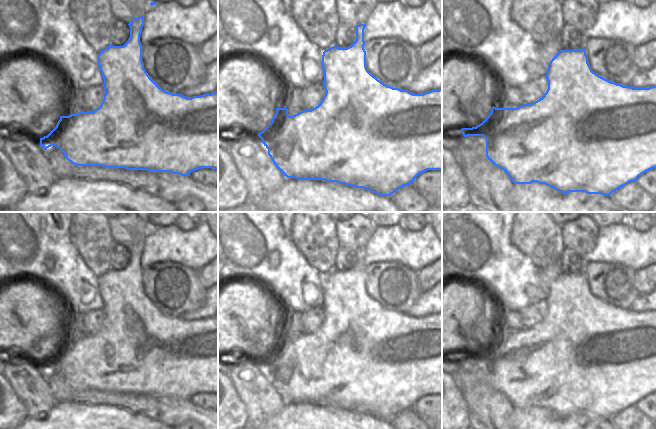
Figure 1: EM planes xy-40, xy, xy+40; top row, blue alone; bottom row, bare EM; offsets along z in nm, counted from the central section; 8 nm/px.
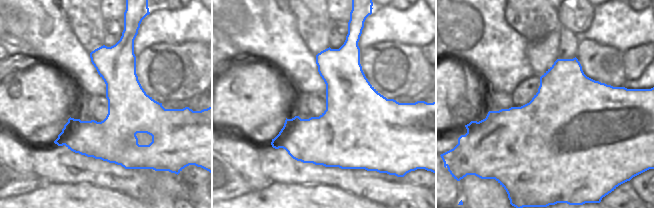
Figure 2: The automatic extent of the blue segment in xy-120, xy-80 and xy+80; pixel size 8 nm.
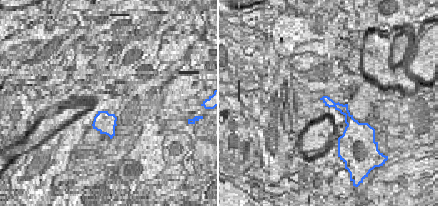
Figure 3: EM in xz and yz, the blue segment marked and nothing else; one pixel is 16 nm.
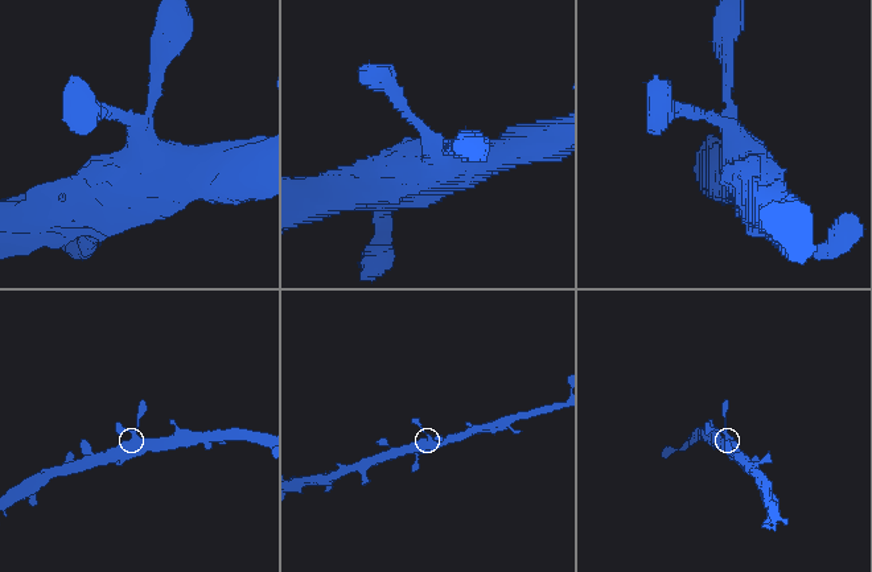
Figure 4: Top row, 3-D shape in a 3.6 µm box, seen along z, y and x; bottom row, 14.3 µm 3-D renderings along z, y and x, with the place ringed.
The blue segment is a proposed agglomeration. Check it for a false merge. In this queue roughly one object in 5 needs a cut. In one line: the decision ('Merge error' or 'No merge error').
No merge error.

